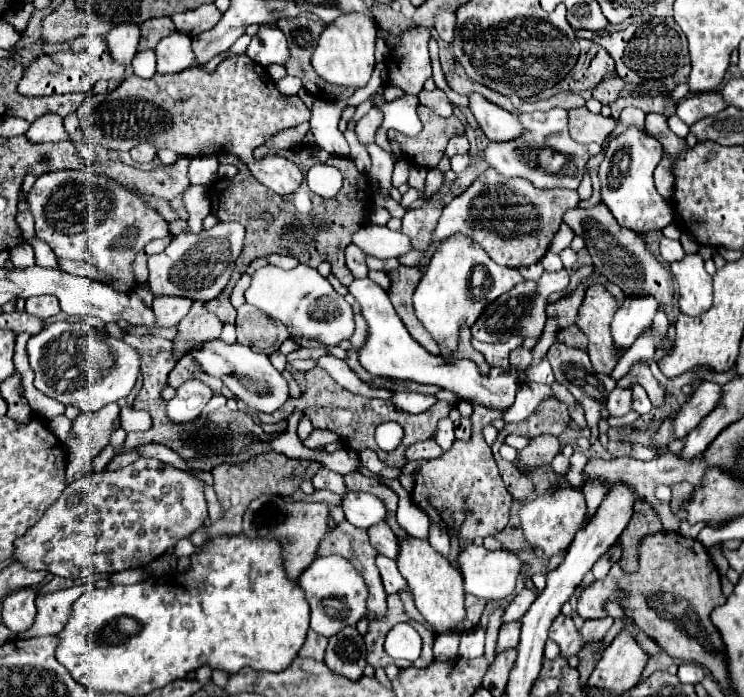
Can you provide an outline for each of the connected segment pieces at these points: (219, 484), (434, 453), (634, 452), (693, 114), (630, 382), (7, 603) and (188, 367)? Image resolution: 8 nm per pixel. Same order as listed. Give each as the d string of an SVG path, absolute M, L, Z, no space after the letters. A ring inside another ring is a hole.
M277 452L261 454L243 464L233 464L233 466L223 464L219 468L215 468L213 470L213 478L215 478L213 488L217 492L219 502L223 504L225 518L219 520L217 524L211 524L211 528L199 528L199 532L191 536L191 542L203 544L207 538L217 538L219 534L241 534L241 518L243 518L243 512L247 510L247 506L251 504L251 500L255 500L263 494L283 494L283 496L293 494L295 490L299 490L299 484L305 480L311 480L319 468L321 468L319 462L295 460L295 458L277 454Z
M423 440L423 442L415 442L407 448L405 458L409 462L413 460L431 460L431 458L439 458L441 448L435 444L435 440Z
M633 444L633 448L631 448L631 458L635 458L635 460L651 460L653 456L657 456L657 454L653 450L649 450L647 446Z
M713 90L713 92L703 92L703 94L689 94L685 96L679 106L677 106L677 116L685 122L685 124L695 124L707 116L713 116L717 112L721 112L727 104L723 102L721 92Z
M639 360L639 362L633 362L629 374L625 374L625 376L617 382L617 386L623 386L623 388L631 388L631 386L635 386L635 384L639 384L639 386L643 386L643 388L647 390L649 400L653 402L653 406L659 406L659 404L665 400L665 394L663 394L659 382L657 382L655 376L651 374L649 366L647 366L645 362L641 362L641 360Z
M21 588L21 590L15 590L15 594L3 598L1 618L3 618L3 624L11 632L19 634L19 632L25 632L31 628L35 614L37 614L35 596L37 594L31 588Z
M185 354L185 356L177 362L177 366L169 372L169 386L171 386L171 388L179 388L187 378L199 378L199 380L207 382L217 394L221 392L221 380L209 376L207 372L203 372L203 368L193 360L191 354Z

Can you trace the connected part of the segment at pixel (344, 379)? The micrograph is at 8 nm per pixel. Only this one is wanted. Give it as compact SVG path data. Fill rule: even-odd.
M323 356L323 358L319 358L319 366L321 366L323 370L327 370L337 384L349 388L349 390L355 392L355 394L368 398L393 398L393 392L391 392L391 390L376 389L368 384L359 382L359 378L351 372L351 368L349 368L343 360L339 360L339 358L335 358L335 356Z

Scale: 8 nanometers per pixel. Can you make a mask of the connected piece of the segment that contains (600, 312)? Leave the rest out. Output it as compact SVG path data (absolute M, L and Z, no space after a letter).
M603 286L587 288L585 300L575 318L575 326L589 338L589 358L593 368L601 374L611 374L619 352L611 342L611 318L617 312L615 298L603 290Z

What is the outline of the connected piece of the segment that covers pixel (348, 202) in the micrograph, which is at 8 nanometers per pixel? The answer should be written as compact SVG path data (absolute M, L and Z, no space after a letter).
M219 154L219 162L233 164L239 172L233 178L217 180L217 182L209 184L207 194L211 198L211 214L217 216L219 220L241 222L245 226L247 234L245 234L245 250L241 252L241 258L239 258L239 268L235 268L235 272L231 274L231 280L225 286L225 290L215 300L207 302L205 308L209 312L217 314L217 318L223 324L233 324L233 306L229 302L229 294L231 294L235 282L245 274L247 266L253 260L257 260L261 256L269 256L269 254L293 256L301 264L307 264L311 268L317 268L321 262L329 260L333 264L333 272L339 278L339 282L343 286L351 284L353 274L345 266L345 248L347 248L347 244L351 244L353 232L357 232L369 220L369 212L363 212L363 204L373 194L369 176L361 174L351 158L337 156L335 168L339 168L343 172L345 186L339 190L335 200L325 200L325 198L313 194L305 182L301 184L301 188L297 192L293 192L289 196L277 196L277 194L269 192L261 182L257 182L253 178L253 174L249 172L249 168L235 154Z

